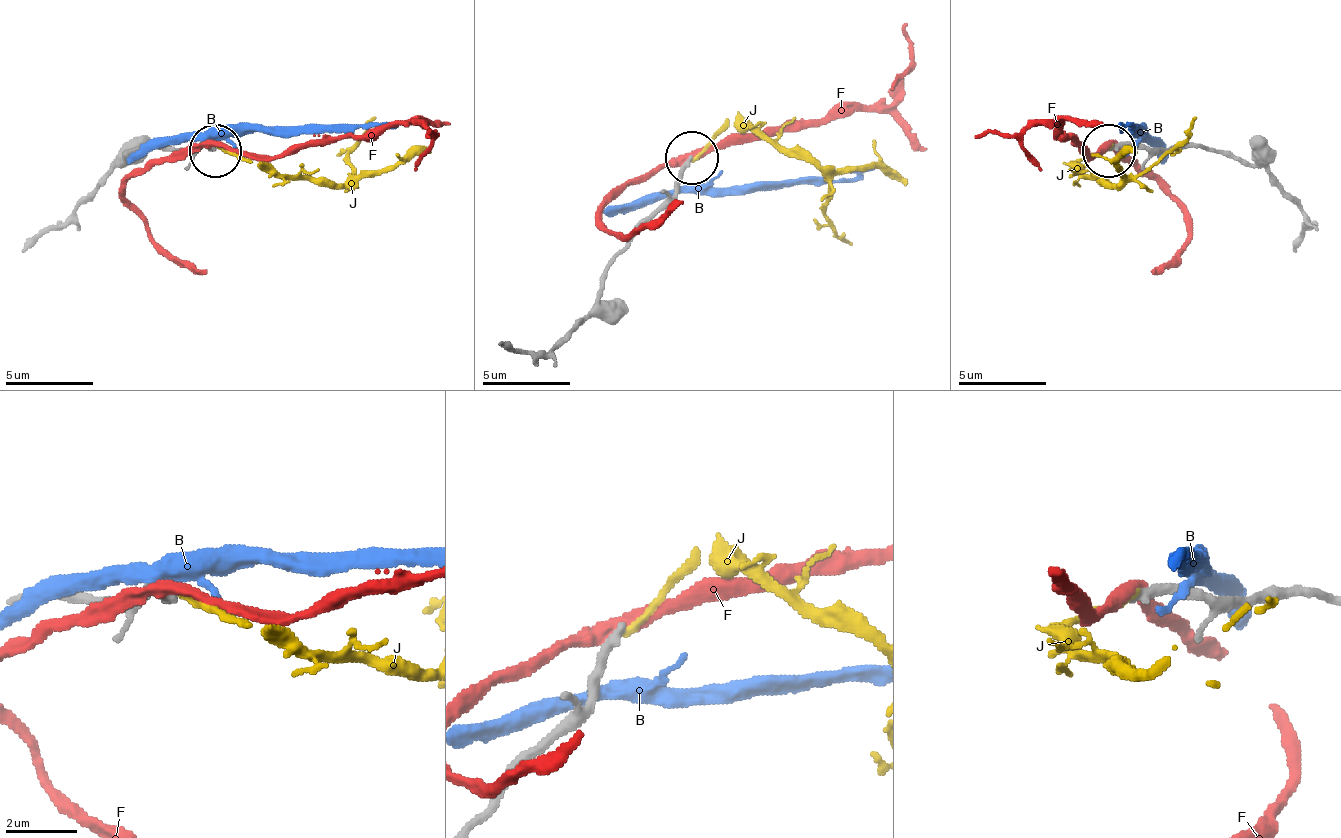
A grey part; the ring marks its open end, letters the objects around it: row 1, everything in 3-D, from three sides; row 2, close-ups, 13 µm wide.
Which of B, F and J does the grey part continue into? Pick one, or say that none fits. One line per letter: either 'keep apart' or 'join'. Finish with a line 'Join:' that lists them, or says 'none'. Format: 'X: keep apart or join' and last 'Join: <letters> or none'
B: keep apart
F: keep apart
J: keep apart
Join: none

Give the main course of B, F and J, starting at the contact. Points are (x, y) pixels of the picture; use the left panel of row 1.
B: (201, 141), (399, 123)
F: (210, 145), (276, 158), (306, 145), (368, 136), (377, 127), (421, 123), (434, 136), (425, 136)
J: (214, 145), (254, 163), (333, 185), (350, 176), (350, 149), (377, 119)

